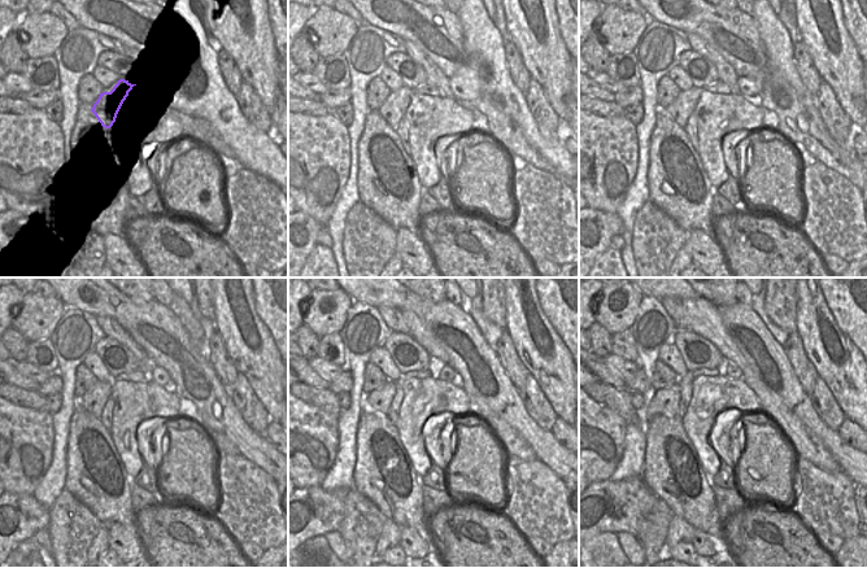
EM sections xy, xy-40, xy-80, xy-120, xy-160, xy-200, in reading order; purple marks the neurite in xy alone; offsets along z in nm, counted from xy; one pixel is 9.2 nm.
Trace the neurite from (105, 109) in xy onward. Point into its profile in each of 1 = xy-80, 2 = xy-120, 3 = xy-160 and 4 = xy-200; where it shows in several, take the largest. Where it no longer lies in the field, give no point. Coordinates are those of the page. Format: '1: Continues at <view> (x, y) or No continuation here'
1: Continues at xy-80 (685, 103)
2: Continues at xy-120 (94, 401)
3: Continues at xy-160 (379, 401)
4: Continues at xy-200 (665, 402)

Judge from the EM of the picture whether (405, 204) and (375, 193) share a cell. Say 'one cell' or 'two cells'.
one cell

